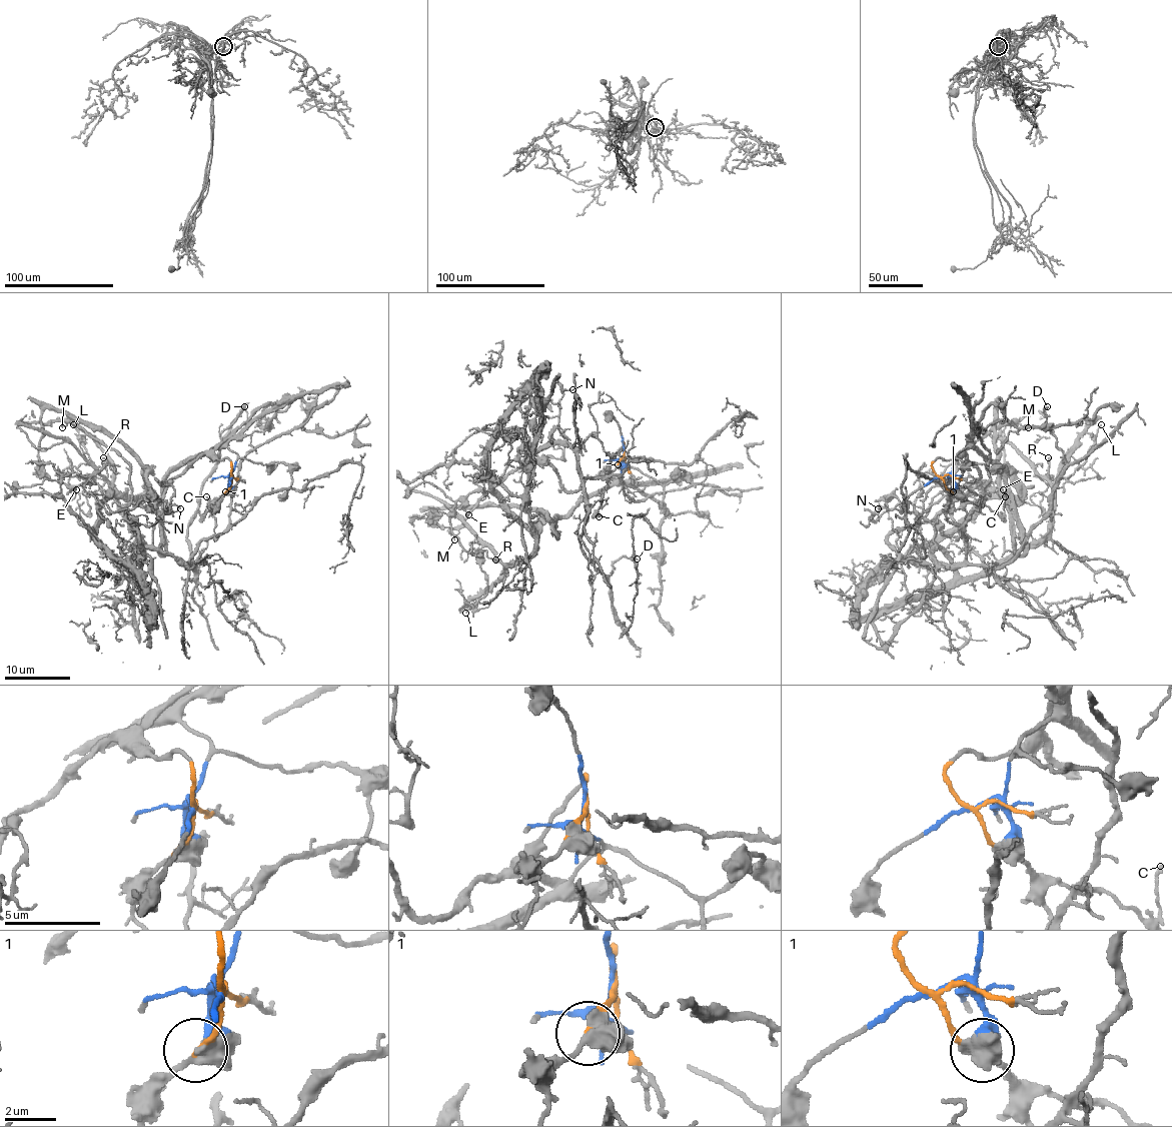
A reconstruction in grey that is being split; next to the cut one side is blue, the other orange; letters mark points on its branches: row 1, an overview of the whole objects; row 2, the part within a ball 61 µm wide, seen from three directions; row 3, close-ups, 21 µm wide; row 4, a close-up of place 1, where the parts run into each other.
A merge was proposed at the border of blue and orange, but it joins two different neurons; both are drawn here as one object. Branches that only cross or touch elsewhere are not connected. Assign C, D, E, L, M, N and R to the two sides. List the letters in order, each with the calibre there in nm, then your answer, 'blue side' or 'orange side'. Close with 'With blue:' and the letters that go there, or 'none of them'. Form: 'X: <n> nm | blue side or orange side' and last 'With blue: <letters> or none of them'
C: 170 nm | orange side
D: 180 nm | blue side
E: 150 nm | orange side
L: 140 nm | orange side
M: 120 nm | orange side
N: 130 nm | blue side
R: 160 nm | blue side
With blue: D, N, R

